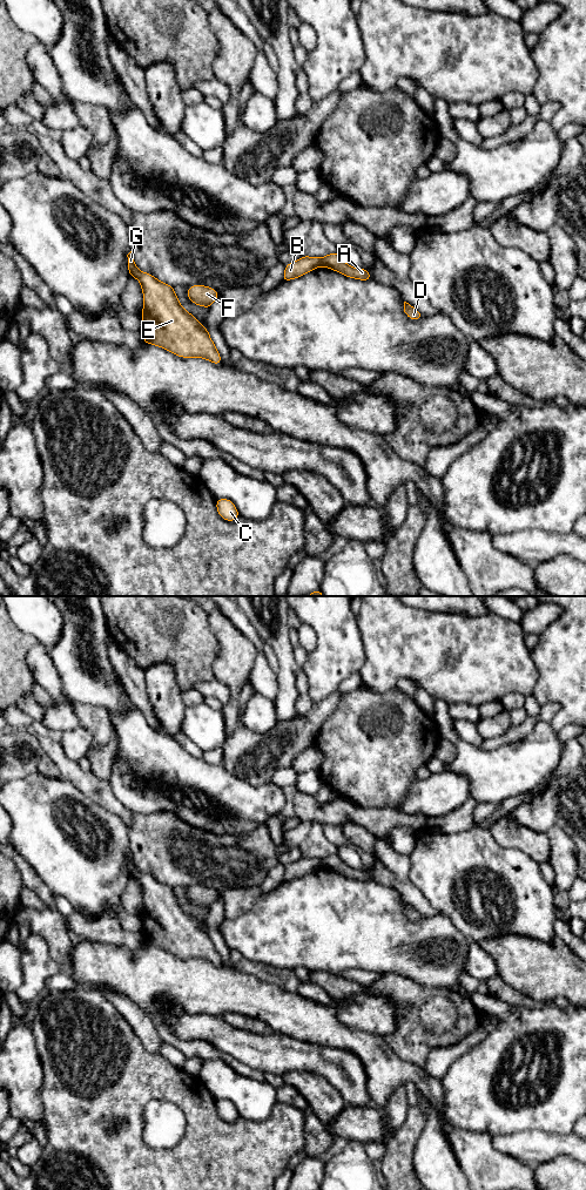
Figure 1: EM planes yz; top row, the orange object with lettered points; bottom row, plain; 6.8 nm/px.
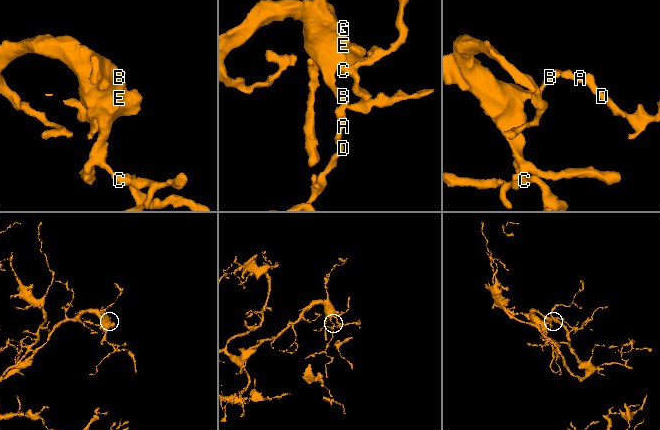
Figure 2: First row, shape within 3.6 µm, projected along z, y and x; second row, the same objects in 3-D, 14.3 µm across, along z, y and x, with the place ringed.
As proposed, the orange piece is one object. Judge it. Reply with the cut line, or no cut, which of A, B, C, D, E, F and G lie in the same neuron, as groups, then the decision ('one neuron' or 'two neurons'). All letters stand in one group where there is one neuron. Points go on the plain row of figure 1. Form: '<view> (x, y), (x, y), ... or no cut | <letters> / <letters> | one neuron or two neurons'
yz (320, 859), (321, 866) | A D / B C E F G | two neurons

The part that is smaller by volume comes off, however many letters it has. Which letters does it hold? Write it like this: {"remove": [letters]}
{"remove": ["A", "D"]}

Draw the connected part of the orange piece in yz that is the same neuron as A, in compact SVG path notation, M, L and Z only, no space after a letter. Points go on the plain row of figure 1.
M337 852L321 859L321 867L329 868L350 879L371 881L371 875L366 870L350 867L338 857Z

